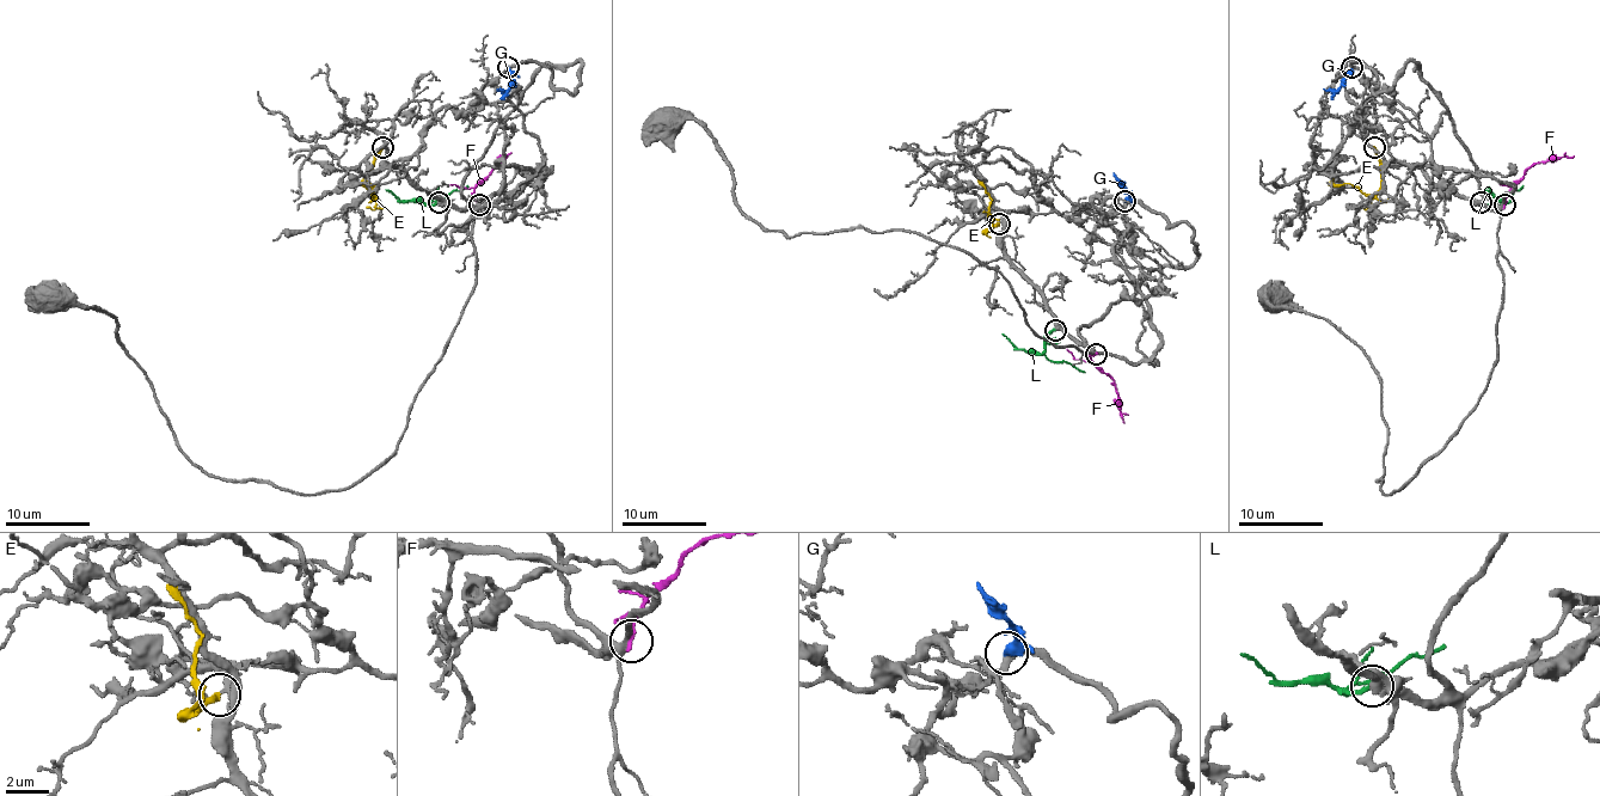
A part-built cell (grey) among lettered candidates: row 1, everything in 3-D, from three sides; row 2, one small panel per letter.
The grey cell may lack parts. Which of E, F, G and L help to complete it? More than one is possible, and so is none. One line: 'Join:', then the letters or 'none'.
Join: L

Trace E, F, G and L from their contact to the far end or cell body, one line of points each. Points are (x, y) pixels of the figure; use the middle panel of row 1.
E: (998, 224), (986, 231), (989, 222), (989, 198), (981, 182)
F: (1096, 354), (1090, 357), (1113, 381), (1123, 423)
G: (1126, 201), (1128, 190), (1113, 173)
L: (1055, 330), (1044, 338), (1044, 355), (1053, 362), (1068, 362), (1085, 373)

